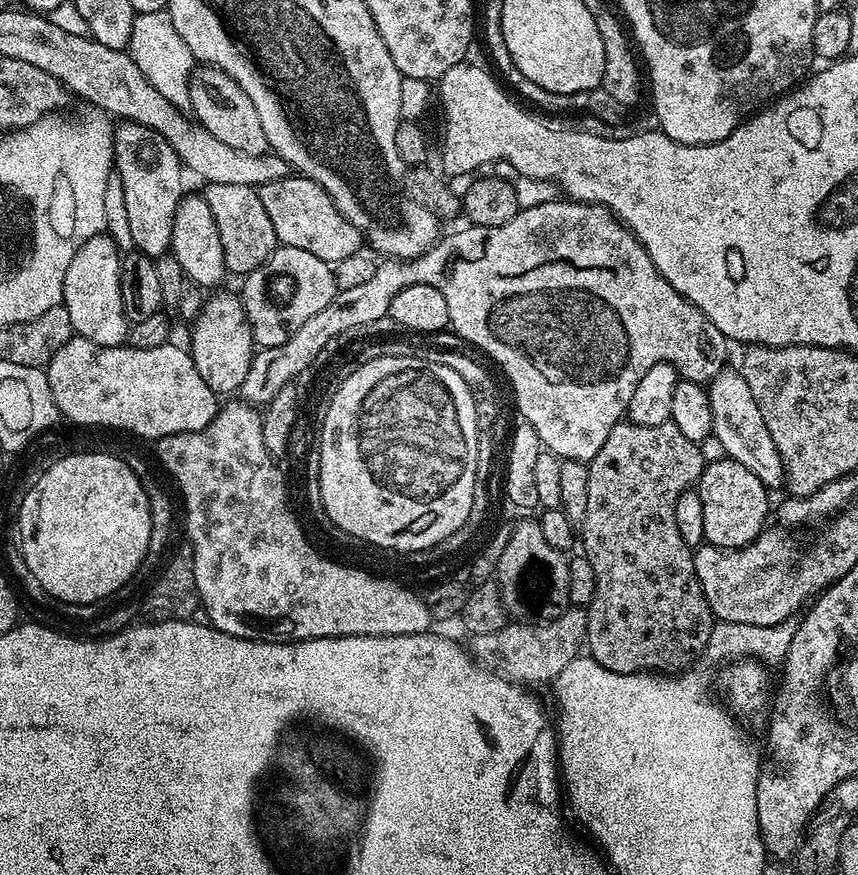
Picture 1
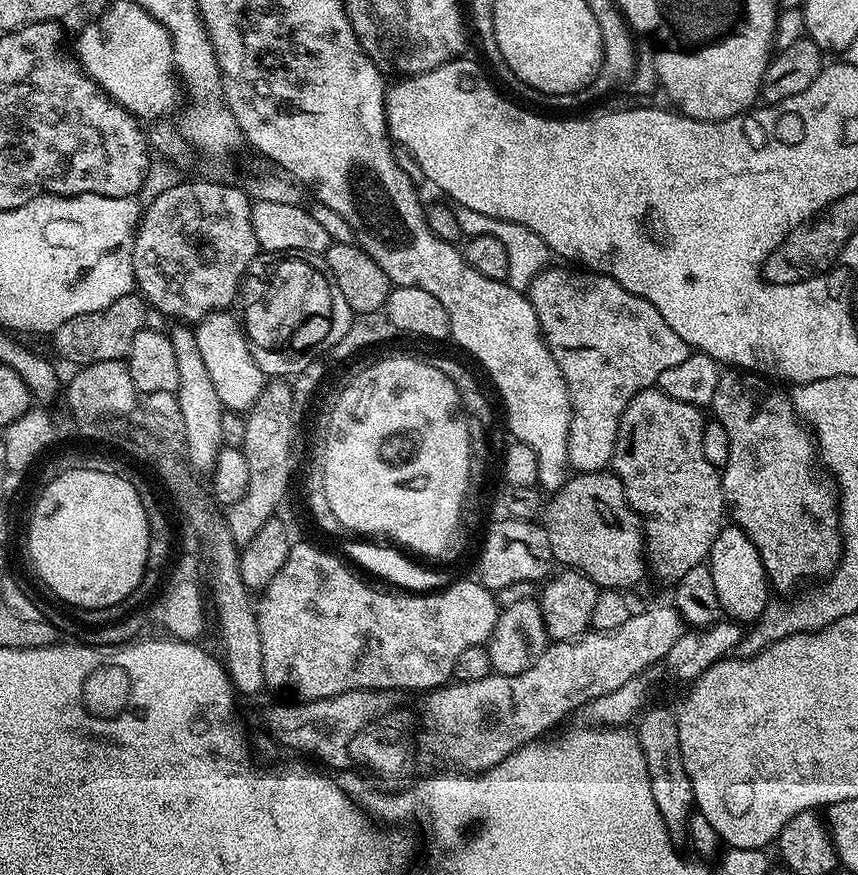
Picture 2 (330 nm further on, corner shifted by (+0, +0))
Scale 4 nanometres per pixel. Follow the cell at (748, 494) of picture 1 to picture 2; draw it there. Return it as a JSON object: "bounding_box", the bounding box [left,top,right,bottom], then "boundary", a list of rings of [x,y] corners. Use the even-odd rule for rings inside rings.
{"bounding_box":[706,527,770,626],"boundary":[[[721,527],[720,533],[710,546],[706,563],[714,578],[714,590],[718,590],[720,612],[727,619],[737,621],[744,626],[755,622],[769,602],[770,585],[754,542],[750,542],[748,535],[740,528]]]}

